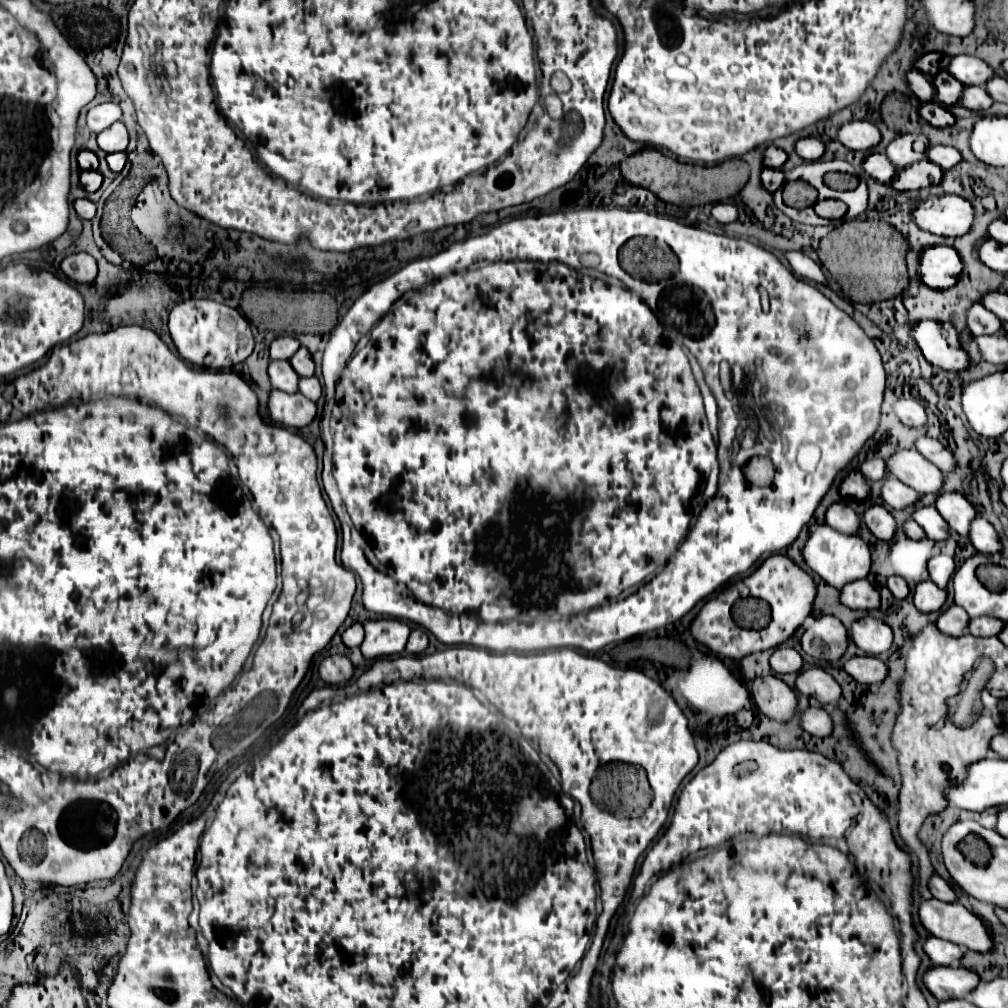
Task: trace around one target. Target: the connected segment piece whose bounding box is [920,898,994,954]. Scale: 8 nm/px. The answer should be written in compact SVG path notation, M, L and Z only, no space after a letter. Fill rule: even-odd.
M936 898L924 900L920 906L920 922L932 936L966 946L968 950L988 954L994 948L982 920L962 904L948 904Z

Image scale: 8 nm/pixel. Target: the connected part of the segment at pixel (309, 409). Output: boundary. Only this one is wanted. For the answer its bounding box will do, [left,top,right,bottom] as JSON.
[268,390,316,428]

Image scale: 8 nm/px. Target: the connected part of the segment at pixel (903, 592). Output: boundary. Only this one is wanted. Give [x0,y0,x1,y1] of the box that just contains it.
[888,576,910,600]

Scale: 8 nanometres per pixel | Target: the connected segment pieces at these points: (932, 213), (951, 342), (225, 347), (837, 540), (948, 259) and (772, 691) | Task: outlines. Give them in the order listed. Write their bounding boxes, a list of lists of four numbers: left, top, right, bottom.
[[914,196,974,236],[912,320,972,372],[168,300,254,370],[804,526,872,588],[920,246,964,290],[752,676,796,722]]

